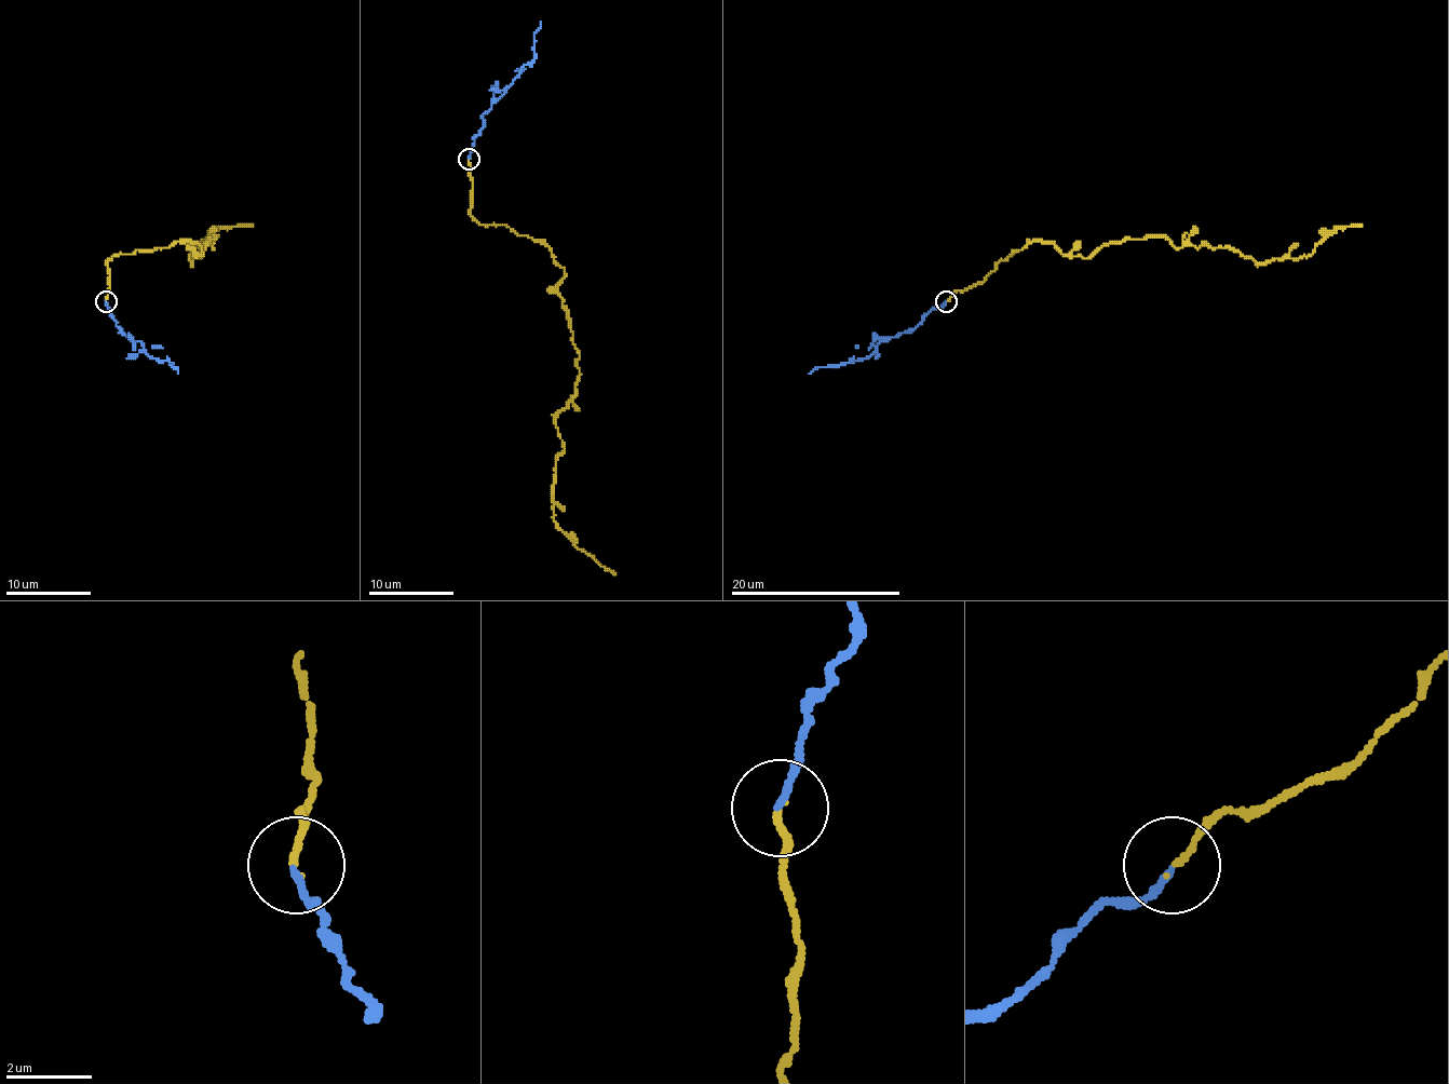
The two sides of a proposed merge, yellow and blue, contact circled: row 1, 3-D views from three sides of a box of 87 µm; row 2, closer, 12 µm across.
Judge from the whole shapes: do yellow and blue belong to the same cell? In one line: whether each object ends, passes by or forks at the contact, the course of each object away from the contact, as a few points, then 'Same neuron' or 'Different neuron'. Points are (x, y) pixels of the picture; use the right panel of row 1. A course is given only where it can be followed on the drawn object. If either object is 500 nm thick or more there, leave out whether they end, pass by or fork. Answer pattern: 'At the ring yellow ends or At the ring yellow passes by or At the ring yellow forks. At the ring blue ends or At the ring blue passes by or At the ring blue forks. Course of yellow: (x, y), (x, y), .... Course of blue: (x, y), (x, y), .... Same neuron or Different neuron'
At the ring yellow ends. At the ring blue ends. Course of yellow: (946, 300), (1038, 241), (1091, 258), (1110, 243), (1165, 236), (1257, 262), (1309, 256), (1336, 228), (1362, 224). Course of blue: (946, 300), (913, 328), (881, 341), (864, 358), (820, 367), (809, 374). Same neuron

